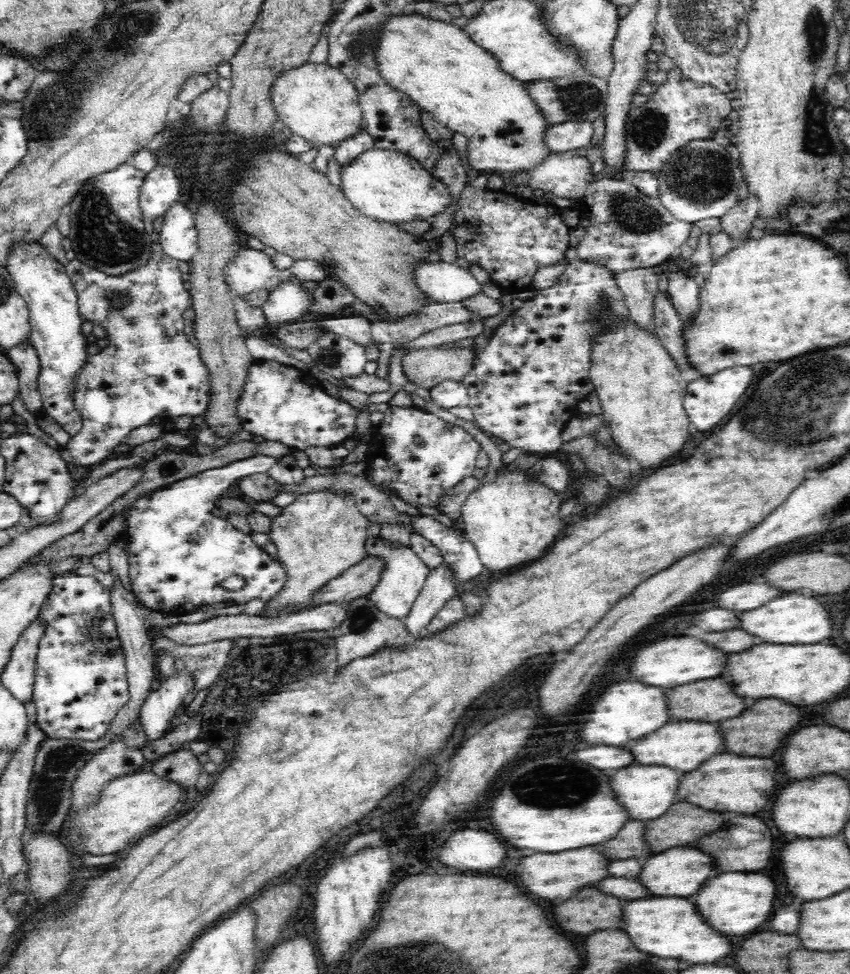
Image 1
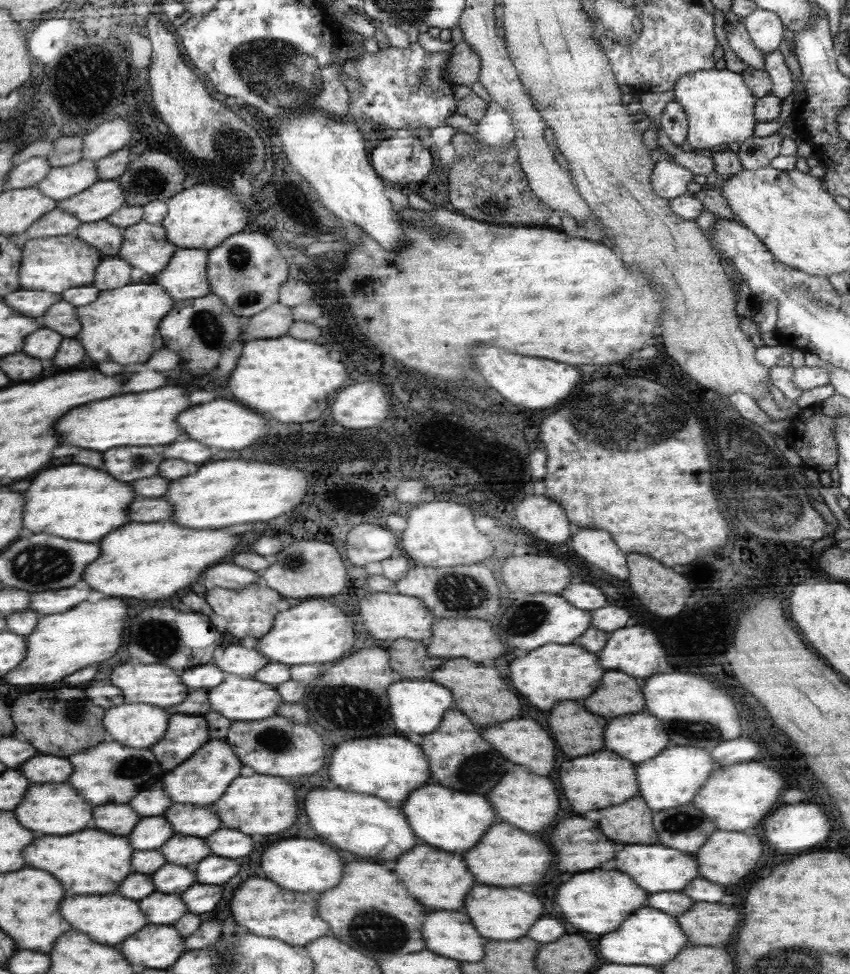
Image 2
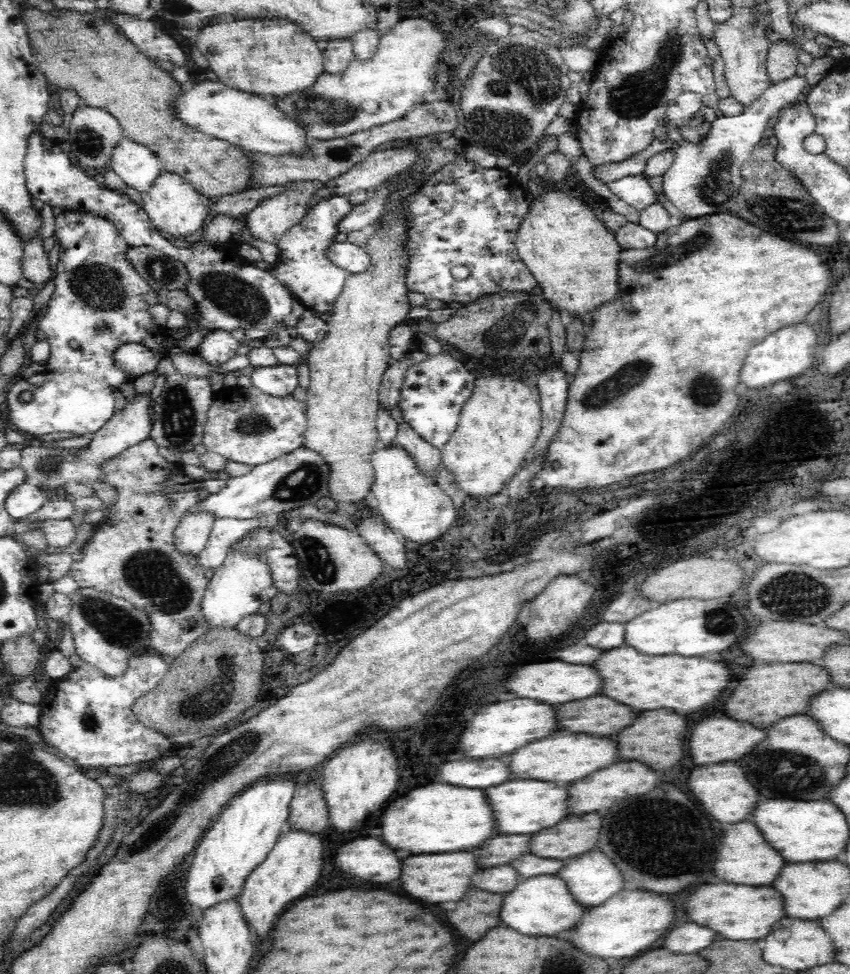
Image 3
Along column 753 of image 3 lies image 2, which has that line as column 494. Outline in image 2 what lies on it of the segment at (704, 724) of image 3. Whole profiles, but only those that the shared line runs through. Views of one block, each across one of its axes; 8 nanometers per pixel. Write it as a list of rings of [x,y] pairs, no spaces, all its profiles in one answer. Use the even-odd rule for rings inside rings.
[[[516,718],[516,720],[508,720],[504,724],[498,724],[498,726],[488,726],[488,728],[484,728],[484,740],[488,740],[488,744],[492,744],[506,760],[528,766],[528,768],[532,768],[532,772],[540,772],[540,776],[550,774],[558,760],[556,744],[552,742],[552,738],[548,740],[548,732],[536,720]]]

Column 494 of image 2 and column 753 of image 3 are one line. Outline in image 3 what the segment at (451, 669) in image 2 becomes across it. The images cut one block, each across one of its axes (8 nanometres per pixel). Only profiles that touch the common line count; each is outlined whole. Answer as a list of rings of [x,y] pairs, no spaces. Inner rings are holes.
[[[772,664],[764,668],[748,670],[736,684],[726,700],[726,712],[734,720],[752,722],[758,728],[766,728],[766,724],[774,724],[774,720],[782,720],[782,716],[802,714],[802,704],[806,704],[806,696],[810,692],[822,692],[822,688],[834,686],[827,674],[818,672],[814,664]]]

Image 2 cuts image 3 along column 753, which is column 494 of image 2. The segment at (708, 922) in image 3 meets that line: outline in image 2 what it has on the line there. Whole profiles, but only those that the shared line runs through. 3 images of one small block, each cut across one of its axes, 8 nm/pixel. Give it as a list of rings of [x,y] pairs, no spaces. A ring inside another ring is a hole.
[[[476,884],[472,888],[472,896],[468,896],[468,904],[464,904],[464,914],[470,916],[472,924],[480,928],[480,936],[490,940],[516,940],[526,936],[528,928],[542,916],[542,900],[534,894],[522,892],[520,888],[498,888]]]

